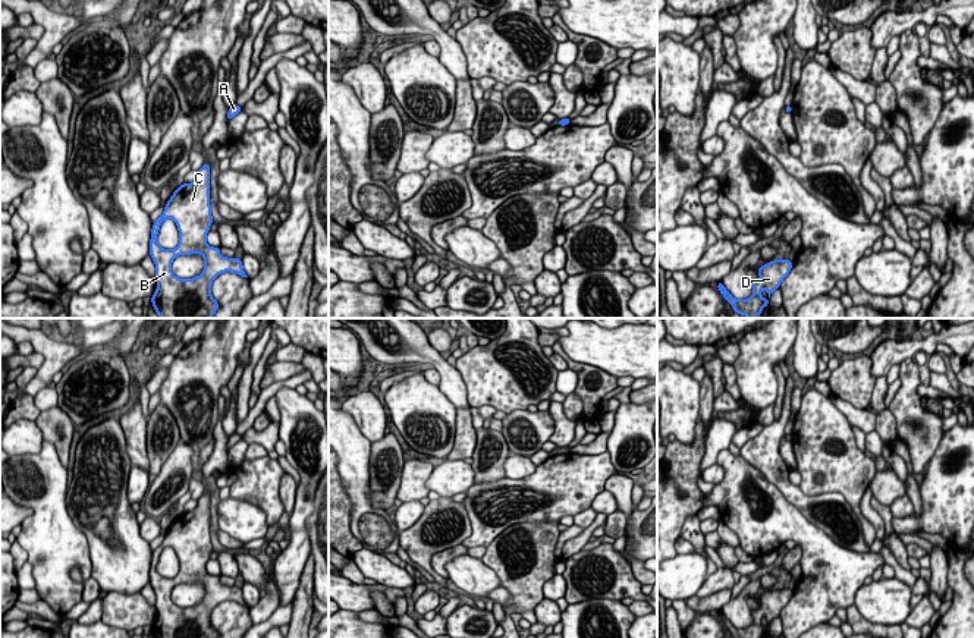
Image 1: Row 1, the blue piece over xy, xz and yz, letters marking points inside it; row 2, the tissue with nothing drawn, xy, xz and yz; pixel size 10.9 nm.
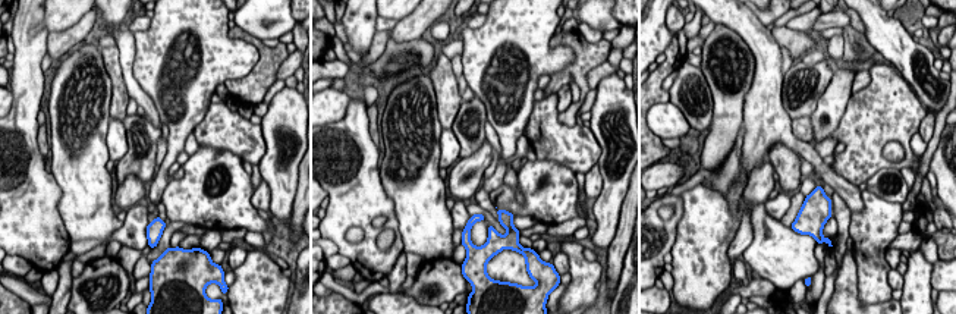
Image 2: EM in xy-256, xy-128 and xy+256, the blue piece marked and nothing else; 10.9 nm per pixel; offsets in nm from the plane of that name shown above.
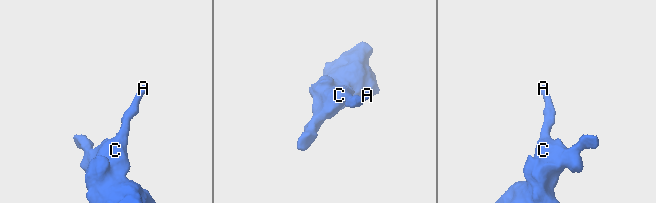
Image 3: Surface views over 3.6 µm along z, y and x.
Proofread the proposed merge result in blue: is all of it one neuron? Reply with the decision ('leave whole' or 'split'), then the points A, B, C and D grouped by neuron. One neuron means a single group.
leave whole; groups A B C D

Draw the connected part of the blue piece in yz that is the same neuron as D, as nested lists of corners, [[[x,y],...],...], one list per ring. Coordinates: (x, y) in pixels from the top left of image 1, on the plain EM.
[[[775,588],[770,591],[766,591],[761,594],[757,601],[760,603],[758,609],[750,610],[753,616],[753,623],[747,628],[735,628],[723,615],[722,610],[719,610],[717,617],[732,634],[733,638],[763,638],[769,634],[770,623],[780,616],[780,612],[783,607],[789,603],[792,597],[792,590],[785,588]]]

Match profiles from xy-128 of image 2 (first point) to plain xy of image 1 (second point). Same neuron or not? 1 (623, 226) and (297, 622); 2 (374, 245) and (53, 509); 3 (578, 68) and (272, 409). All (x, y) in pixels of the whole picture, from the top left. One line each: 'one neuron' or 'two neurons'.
1: one neuron
2: one neuron
3: two neurons

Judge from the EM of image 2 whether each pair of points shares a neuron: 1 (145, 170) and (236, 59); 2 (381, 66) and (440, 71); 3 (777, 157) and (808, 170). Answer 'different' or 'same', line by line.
1: different
2: different
3: different

